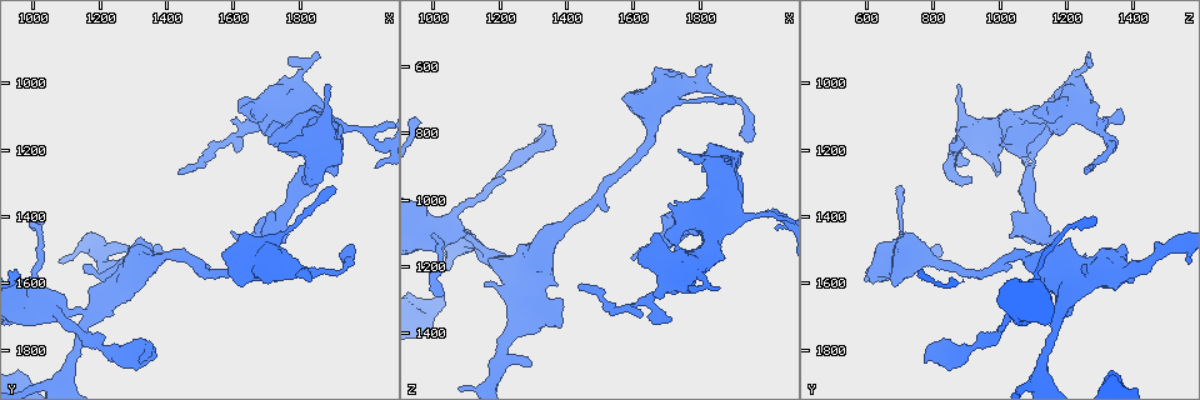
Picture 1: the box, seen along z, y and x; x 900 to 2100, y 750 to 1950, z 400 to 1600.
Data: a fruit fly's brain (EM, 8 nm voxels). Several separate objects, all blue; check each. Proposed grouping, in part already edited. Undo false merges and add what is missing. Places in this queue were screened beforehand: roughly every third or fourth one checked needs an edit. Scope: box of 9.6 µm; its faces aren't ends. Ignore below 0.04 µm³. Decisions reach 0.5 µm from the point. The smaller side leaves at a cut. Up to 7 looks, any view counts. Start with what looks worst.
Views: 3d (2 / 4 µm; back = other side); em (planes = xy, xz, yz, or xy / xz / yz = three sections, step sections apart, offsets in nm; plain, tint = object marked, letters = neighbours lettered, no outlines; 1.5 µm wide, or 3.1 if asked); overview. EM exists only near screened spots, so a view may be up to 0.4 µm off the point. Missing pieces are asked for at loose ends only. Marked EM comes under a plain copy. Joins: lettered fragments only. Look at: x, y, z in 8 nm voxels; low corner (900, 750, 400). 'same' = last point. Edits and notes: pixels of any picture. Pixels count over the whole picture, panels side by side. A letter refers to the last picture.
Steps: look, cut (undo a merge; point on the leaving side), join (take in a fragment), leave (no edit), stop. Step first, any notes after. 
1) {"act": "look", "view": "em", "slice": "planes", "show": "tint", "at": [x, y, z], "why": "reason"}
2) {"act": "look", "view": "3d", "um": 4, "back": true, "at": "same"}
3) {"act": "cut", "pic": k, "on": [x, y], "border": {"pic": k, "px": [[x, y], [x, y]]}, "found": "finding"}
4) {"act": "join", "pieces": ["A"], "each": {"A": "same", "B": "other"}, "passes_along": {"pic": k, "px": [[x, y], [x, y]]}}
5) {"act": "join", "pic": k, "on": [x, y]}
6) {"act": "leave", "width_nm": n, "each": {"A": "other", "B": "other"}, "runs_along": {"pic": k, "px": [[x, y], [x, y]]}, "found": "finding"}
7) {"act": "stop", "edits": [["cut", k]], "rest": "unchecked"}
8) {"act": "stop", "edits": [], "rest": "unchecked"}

{"act": "look", "view": "3d", "um": 4, "at": [1320, 1810, 780], "why": "an open end"}

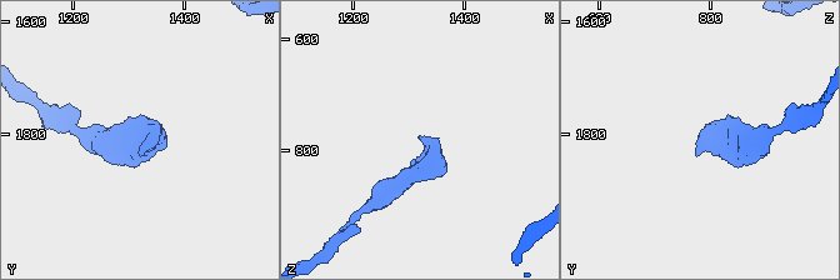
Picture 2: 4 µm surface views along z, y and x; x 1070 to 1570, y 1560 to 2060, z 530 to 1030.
{"act": "look", "view": "em", "slice": "planes", "show": "letters", "at": [1320, 1815, 775], "why": "shape alone is not enough"}

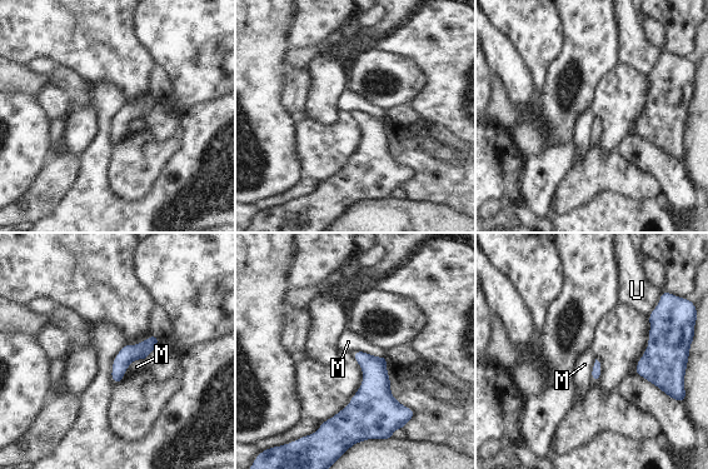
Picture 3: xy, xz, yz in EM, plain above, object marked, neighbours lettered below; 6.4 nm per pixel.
{"act": "leave", "longest_contact_nm": ["M", 220], "each": {"M": "other", "U": "other"}, "found": "no lettered fragment goes on from it"}

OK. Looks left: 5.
{"act": "look", "view": "3d", "um": 4, "at": [1660, 1080, 1110], "why": "thick end"}

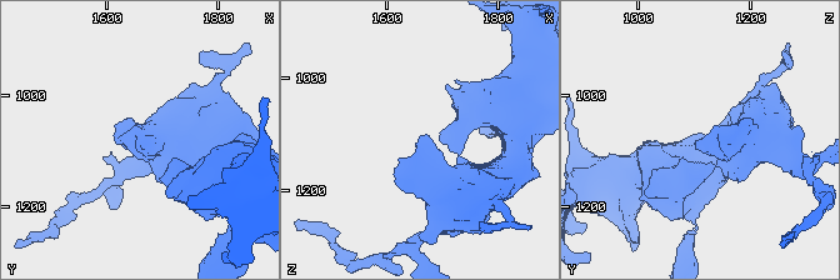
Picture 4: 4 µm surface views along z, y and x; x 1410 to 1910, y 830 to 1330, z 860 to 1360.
{"act": "look", "view": "em", "slice": "xz", "step": 8, "show": "tint", "at": [1665, 1080, 1100]}

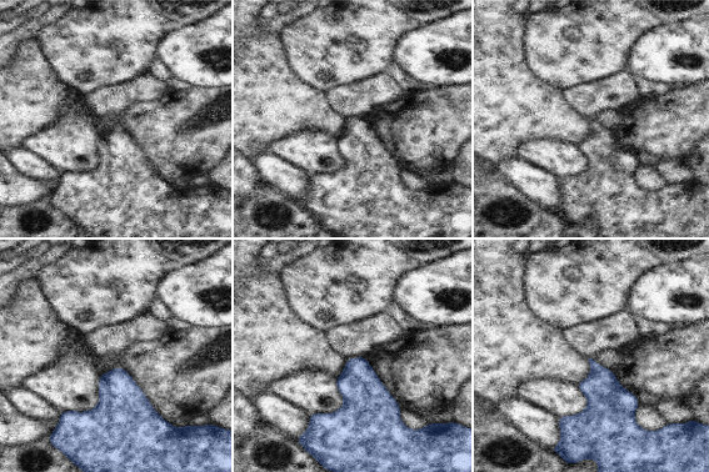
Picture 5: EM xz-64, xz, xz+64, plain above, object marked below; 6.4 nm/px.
{"act": "look", "view": "em", "slice": "xz", "step": 8, "show": "letters", "at": "same", "why": "what lies round it"}

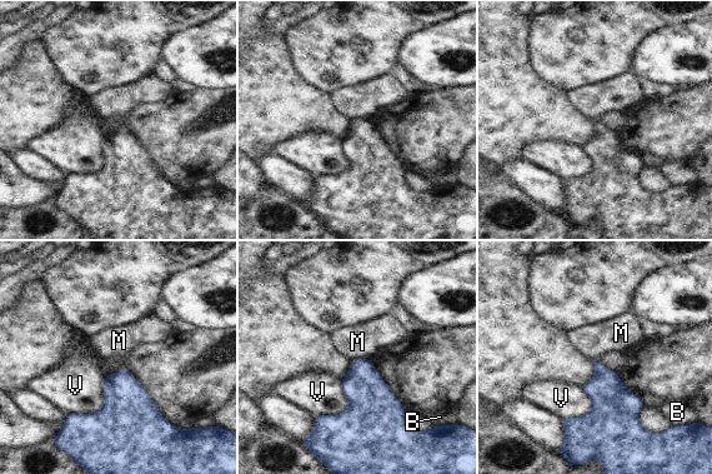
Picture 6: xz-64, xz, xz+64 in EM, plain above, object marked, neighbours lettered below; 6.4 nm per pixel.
{"act": "leave", "each": {"B": "other", "M": "other", "V": "other"}, "border": {"pic": 6, "px": [[367, 357], [360, 360], [351, 360]]}, "found": "none of them fits"}

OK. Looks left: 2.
{"act": "stop", "edits": [], "rest": "unchecked"}

